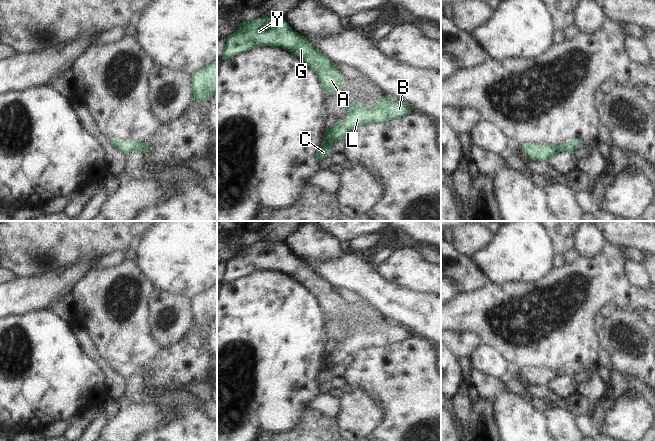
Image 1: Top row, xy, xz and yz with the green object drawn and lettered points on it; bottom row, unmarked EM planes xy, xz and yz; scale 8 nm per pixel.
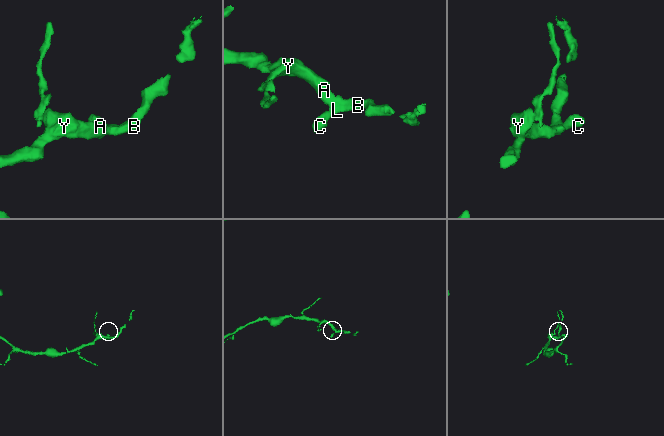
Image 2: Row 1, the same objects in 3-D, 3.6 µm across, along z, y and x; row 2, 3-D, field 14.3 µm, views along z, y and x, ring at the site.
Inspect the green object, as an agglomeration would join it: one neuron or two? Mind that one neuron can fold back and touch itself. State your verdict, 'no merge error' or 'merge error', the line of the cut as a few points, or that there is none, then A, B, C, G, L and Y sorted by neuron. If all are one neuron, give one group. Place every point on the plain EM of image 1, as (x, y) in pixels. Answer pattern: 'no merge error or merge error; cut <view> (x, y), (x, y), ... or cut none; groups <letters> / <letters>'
no merge error; cut none; groups A B C G L Y

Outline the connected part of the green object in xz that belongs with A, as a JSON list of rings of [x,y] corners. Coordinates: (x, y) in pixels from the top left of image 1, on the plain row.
[[[267,240],[248,242],[225,264],[221,284],[229,284],[258,270],[277,270],[305,286],[317,298],[324,316],[335,316],[344,309],[342,297],[331,289],[332,284],[304,260],[293,255],[284,243]]]

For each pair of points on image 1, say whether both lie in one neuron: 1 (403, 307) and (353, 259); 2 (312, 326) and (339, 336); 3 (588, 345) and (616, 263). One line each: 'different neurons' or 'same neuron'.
1: same neuron
2: different neurons
3: same neuron

